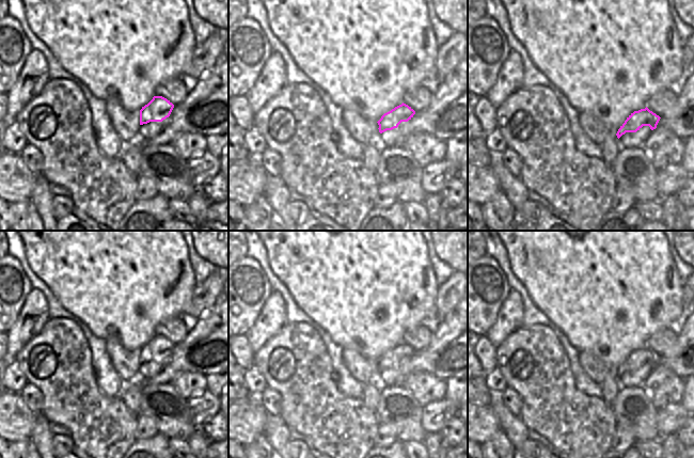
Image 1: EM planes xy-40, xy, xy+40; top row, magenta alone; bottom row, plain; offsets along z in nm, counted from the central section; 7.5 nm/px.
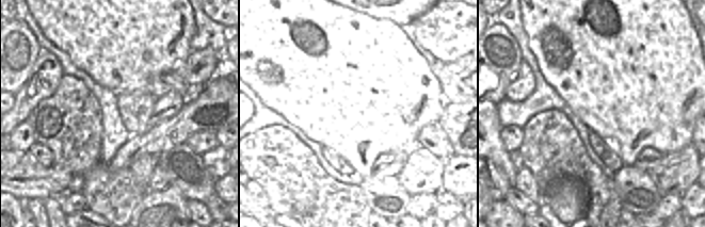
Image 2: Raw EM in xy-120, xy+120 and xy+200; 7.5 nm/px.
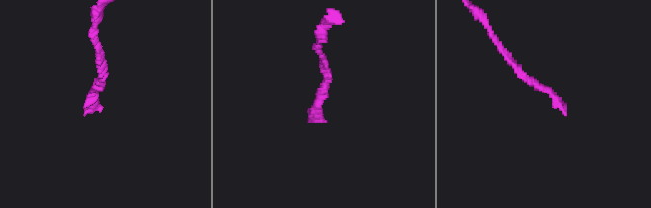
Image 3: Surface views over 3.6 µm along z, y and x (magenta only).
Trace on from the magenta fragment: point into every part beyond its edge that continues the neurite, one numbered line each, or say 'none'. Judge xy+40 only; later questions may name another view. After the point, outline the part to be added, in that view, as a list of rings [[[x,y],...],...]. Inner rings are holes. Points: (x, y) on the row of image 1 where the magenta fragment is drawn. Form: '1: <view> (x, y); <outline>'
1: xy+40 (637, 139); [[[643,126],[636,132],[626,132],[618,139],[620,147],[644,147],[651,131],[649,126]]]

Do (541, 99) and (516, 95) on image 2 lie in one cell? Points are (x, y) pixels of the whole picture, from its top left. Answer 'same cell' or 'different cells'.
different cells

